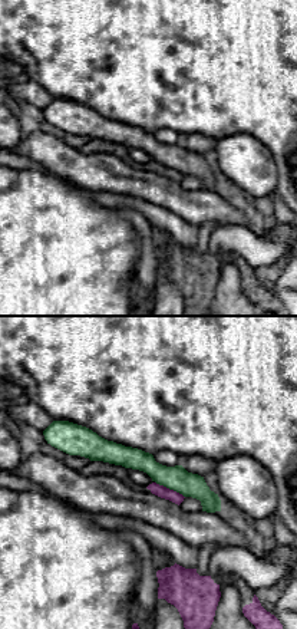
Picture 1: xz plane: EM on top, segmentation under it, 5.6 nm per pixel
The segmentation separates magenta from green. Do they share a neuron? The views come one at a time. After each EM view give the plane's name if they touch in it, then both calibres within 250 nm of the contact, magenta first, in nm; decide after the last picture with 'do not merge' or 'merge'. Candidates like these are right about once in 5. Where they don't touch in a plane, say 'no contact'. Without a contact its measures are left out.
contact in xz; calibres 70 and 140 nm

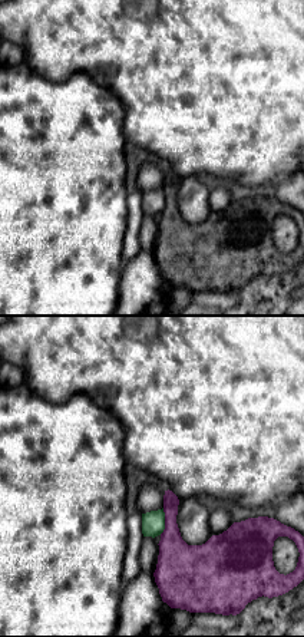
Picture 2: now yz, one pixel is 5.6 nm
contact in yz; calibres 240 and 130 nm

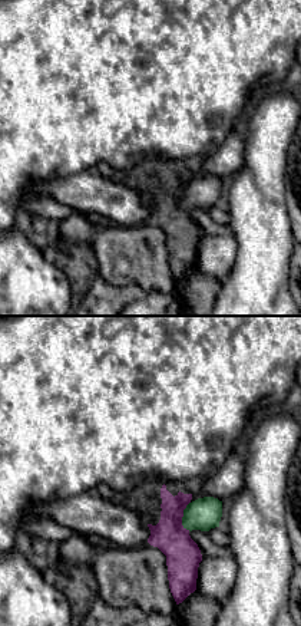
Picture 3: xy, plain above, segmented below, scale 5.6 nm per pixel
contact in xy; calibres 190 and 180 nm

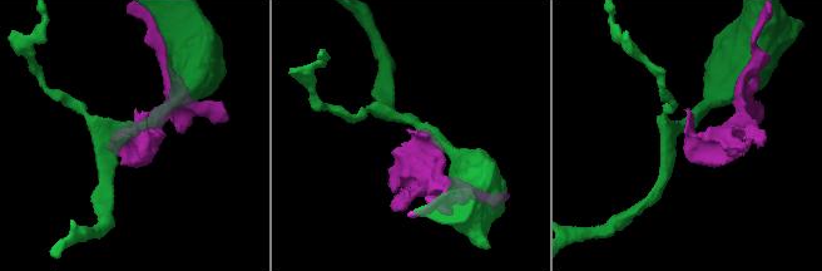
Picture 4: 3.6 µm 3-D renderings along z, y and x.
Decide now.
do not merge

